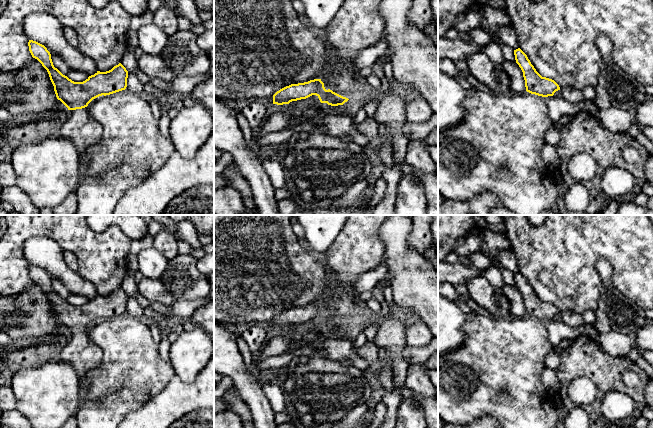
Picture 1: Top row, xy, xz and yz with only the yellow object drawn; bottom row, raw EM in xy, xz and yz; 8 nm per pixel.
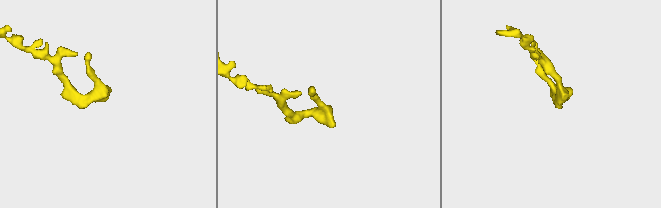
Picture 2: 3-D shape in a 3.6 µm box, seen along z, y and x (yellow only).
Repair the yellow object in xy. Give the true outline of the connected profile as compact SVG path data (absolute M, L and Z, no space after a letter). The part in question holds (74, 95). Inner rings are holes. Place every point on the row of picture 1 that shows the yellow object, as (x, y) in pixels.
M29 40L28 46L32 57L47 70L57 99L69 110L60 134L72 140L83 156L89 146L101 140L103 134L101 124L90 116L88 104L99 96L125 90L128 71L119 63L109 71L97 71L83 82L74 82L54 67L51 54L44 45Z

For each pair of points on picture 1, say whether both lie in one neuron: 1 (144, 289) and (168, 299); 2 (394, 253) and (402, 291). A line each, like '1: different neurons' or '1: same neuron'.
1: same neuron
2: same neuron

